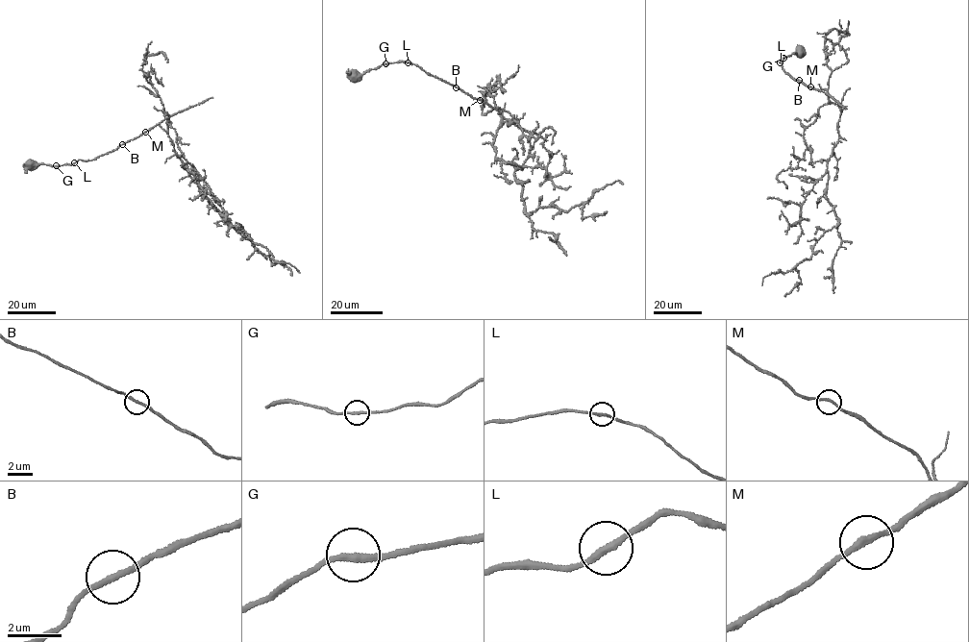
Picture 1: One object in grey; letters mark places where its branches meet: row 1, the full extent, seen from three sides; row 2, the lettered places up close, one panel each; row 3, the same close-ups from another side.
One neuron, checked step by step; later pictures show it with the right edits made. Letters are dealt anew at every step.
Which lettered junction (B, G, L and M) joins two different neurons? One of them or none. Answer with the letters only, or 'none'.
none

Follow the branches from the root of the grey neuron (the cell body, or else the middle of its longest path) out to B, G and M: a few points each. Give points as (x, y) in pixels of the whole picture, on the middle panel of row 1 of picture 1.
B: (495, 156), (492, 144), (502, 120), (499, 111), (456, 87)
G: (495, 156), (492, 144), (502, 119), (496, 110), (417, 65), (398, 61), (385, 63)
M: (495, 156), (492, 144), (502, 119), (496, 110), (480, 100)

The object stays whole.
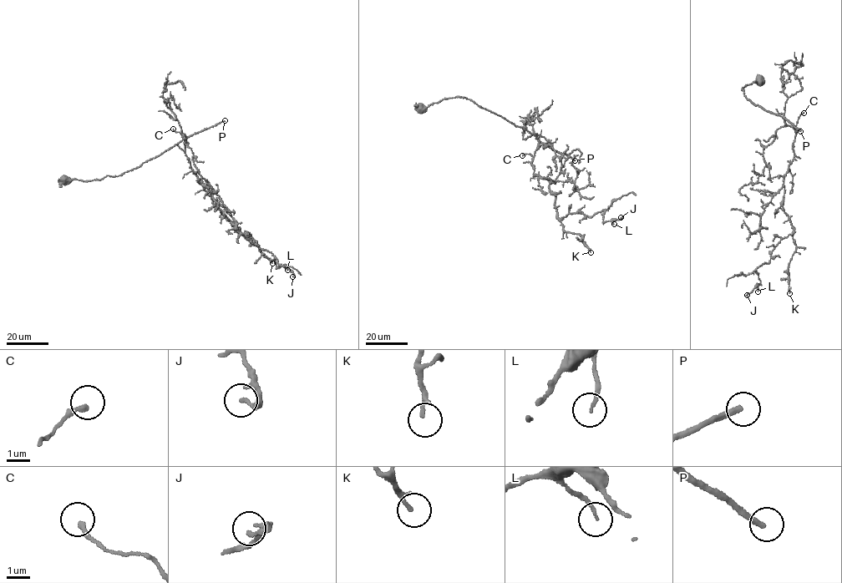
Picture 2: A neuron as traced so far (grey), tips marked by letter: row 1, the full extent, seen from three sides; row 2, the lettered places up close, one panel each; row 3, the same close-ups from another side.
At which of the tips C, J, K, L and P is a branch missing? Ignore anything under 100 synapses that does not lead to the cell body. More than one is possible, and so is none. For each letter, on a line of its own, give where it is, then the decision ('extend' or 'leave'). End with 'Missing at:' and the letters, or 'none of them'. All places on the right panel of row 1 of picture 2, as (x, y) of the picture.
C: (803, 113) | leave
J: (747, 295) | leave
K: (789, 293) | leave
L: (758, 291) | leave
P: (800, 131) | extend
Missing at: P

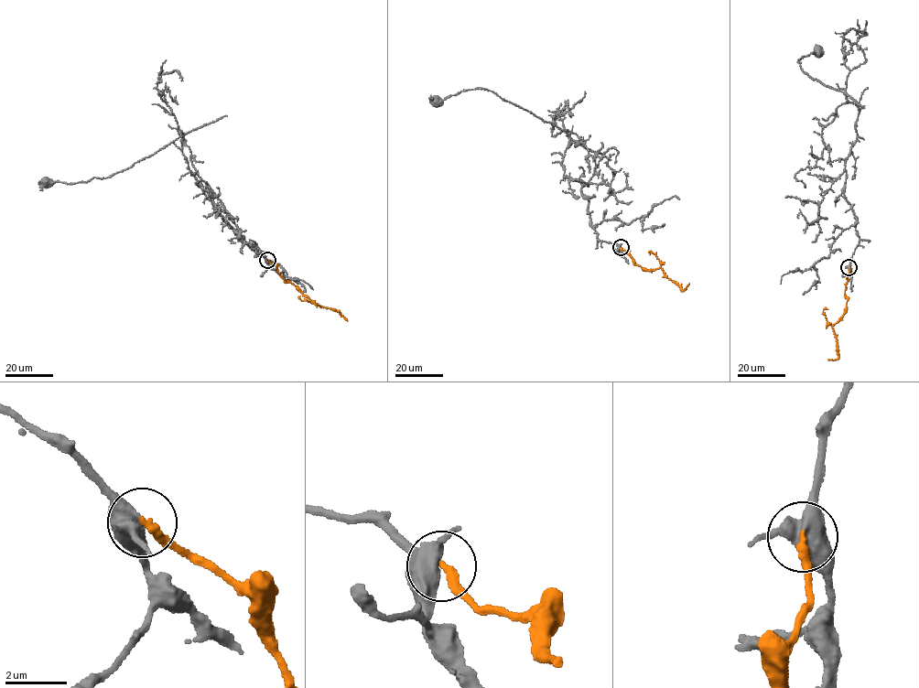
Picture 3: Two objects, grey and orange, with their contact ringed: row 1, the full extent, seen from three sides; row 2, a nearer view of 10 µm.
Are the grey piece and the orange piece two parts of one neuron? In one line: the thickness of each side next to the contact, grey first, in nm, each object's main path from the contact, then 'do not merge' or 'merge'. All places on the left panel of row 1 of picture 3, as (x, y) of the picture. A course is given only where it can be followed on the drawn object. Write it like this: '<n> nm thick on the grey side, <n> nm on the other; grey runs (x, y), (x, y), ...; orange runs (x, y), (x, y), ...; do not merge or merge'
480 nm thick on the grey side, 280 nm on the other; grey runs (267, 261), (213, 208), (210, 194), (188, 167), (181, 136), (109, 177), (48, 182), (41, 190); orange runs (267, 261), (276, 266), (285, 281), (292, 283), (316, 304), (333, 308), (347, 319); merge

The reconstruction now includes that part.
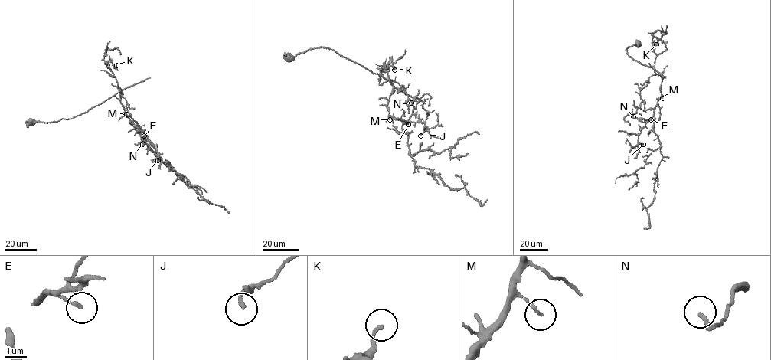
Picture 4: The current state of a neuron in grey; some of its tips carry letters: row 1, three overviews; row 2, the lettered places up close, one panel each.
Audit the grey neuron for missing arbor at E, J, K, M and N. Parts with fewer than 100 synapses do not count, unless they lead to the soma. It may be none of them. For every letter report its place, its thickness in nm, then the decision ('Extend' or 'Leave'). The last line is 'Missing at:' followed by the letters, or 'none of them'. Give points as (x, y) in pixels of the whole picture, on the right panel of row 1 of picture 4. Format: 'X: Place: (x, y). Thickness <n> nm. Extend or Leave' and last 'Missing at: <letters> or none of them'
E: Place: (651, 119). Thickness 140 nm. Leave
J: Place: (643, 144). Thickness 140 nm. Leave
K: Place: (656, 44). Thickness 130 nm. Leave
M: Place: (662, 98). Thickness 120 nm. Leave
N: Place: (633, 116). Thickness 180 nm. Leave
Missing at: none of them

